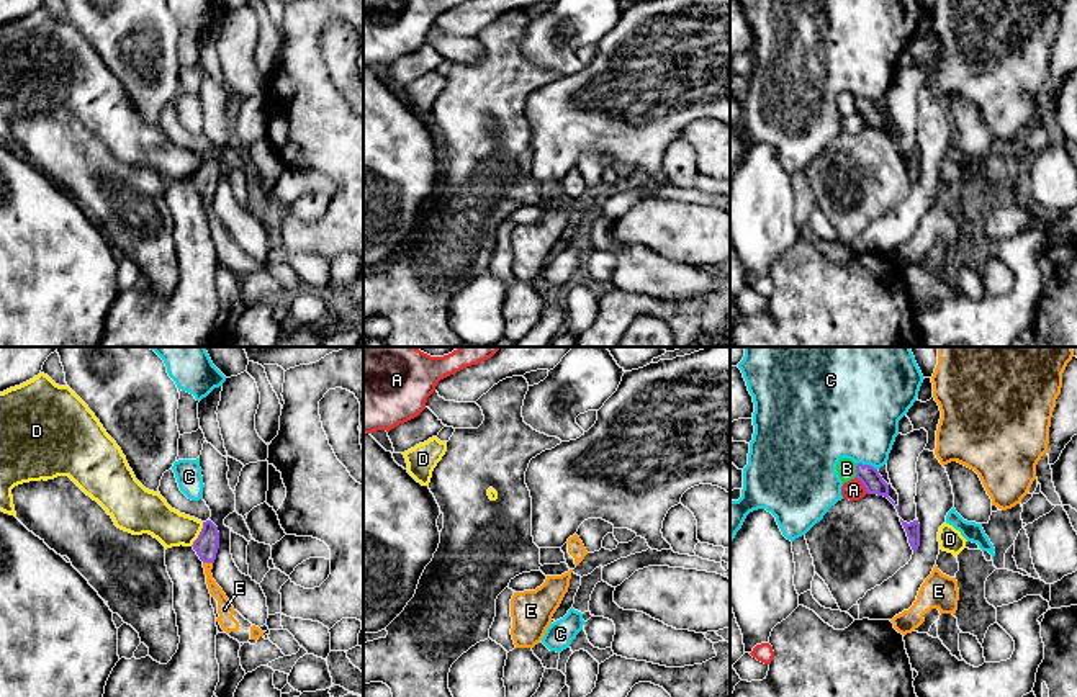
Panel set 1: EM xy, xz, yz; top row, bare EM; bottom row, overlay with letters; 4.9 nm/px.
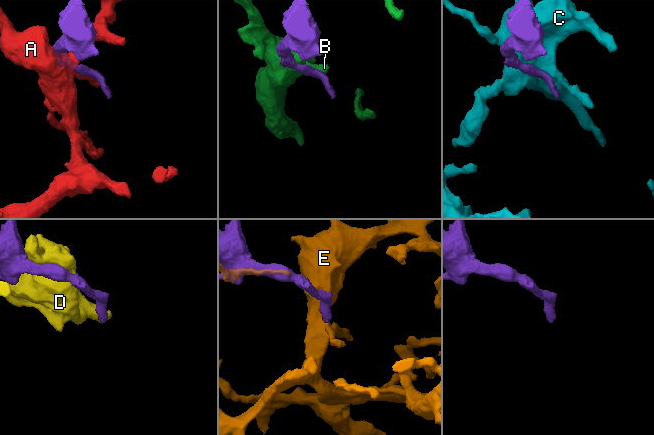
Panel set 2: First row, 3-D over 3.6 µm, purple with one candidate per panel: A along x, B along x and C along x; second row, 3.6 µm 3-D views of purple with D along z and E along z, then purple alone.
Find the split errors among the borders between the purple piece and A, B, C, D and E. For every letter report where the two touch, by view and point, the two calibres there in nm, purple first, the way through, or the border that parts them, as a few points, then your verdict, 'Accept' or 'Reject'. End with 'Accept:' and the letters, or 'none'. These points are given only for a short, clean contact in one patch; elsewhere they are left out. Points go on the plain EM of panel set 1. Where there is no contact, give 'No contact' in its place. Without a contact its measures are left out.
A: Touches purple at yz (863, 118). Thickness 100 nm (purple) against 100 nm. Reject
B: Touches purple at yz (856, 103). Thickness 100 nm (purple) against 100 nm. Reject
C: Touches purple at yz (868, 98). Thickness 100 nm (purple) against 420 nm. Reject
D: Touches purple at xy (200, 167). Thickness 120 nm (purple) against 180 nm. Reject
E: Touches purple at xy (208, 195). Thickness 120 nm (purple) against 80 nm. Accept
Accept: E

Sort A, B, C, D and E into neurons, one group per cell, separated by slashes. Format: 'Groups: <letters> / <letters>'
Groups: A / B / C / D / E

